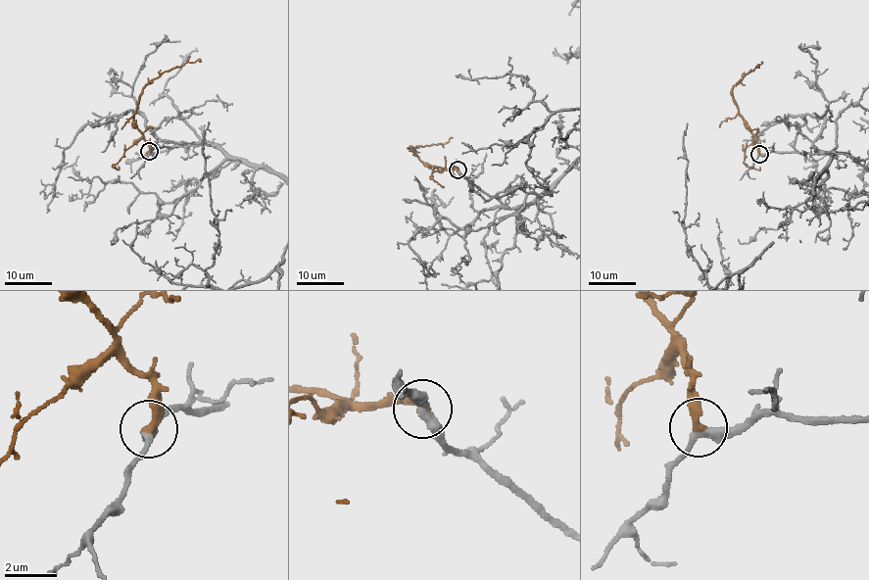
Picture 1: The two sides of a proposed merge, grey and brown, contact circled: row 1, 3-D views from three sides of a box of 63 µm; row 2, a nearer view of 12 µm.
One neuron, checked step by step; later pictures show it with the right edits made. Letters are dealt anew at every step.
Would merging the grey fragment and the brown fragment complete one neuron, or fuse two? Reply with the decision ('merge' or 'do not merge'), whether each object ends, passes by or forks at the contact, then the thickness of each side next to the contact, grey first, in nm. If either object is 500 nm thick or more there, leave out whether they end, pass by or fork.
merge; grey passes by; brown ends there; 320 nm thick on the grey side, 360 nm on the other

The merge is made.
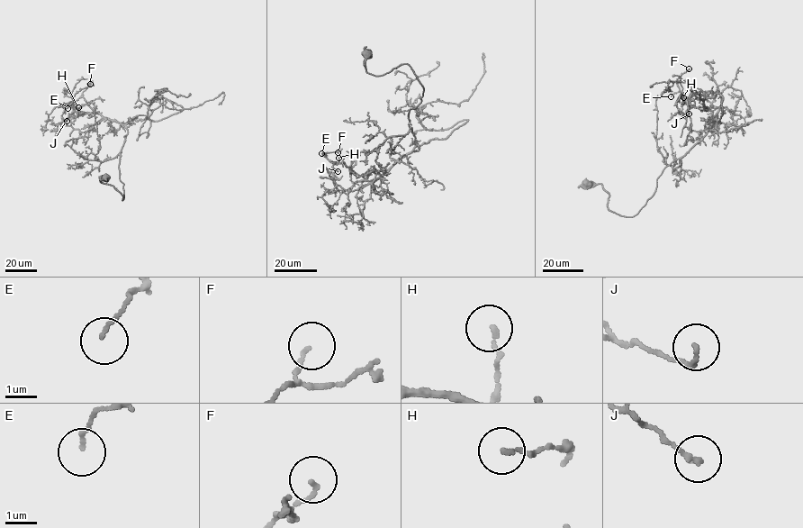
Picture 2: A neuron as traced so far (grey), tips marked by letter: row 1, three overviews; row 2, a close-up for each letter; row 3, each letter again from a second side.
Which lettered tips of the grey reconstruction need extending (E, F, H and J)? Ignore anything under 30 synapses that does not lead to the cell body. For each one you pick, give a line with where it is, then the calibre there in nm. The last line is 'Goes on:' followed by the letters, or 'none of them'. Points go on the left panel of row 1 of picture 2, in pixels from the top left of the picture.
Goes on: none of them

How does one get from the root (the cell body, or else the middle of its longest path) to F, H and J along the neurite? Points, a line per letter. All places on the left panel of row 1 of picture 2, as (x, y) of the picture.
F: (104, 177), (99, 177), (122, 200), (118, 167), (127, 130), (99, 113), (76, 115), (73, 96), (90, 84)
H: (104, 177), (99, 177), (120, 192), (122, 200), (118, 167), (127, 130), (99, 113), (76, 115), (78, 107)
J: (104, 177), (99, 177), (122, 200), (118, 167), (127, 128), (95, 113), (76, 115), (73, 111), (67, 121)

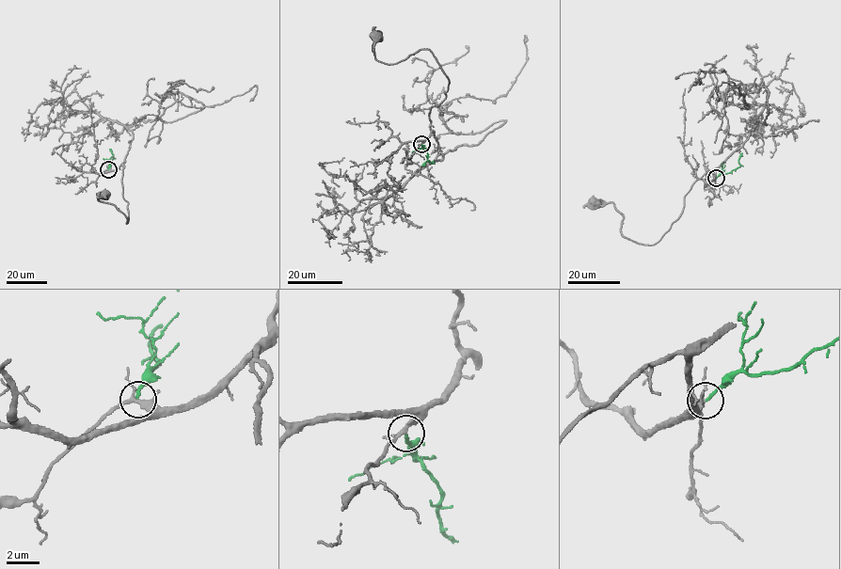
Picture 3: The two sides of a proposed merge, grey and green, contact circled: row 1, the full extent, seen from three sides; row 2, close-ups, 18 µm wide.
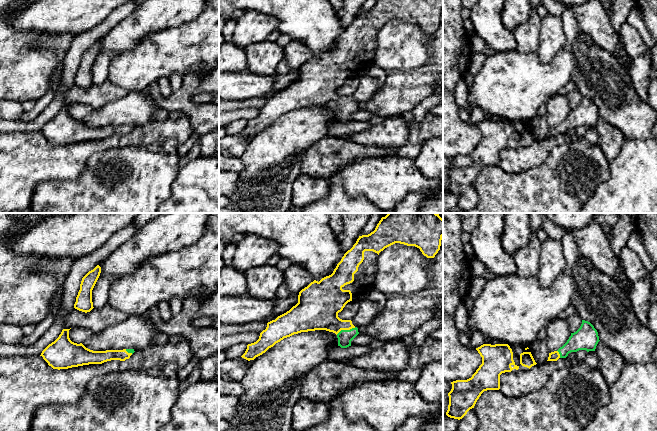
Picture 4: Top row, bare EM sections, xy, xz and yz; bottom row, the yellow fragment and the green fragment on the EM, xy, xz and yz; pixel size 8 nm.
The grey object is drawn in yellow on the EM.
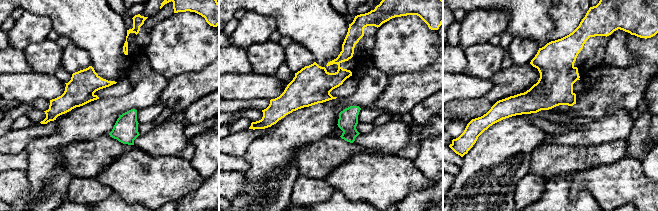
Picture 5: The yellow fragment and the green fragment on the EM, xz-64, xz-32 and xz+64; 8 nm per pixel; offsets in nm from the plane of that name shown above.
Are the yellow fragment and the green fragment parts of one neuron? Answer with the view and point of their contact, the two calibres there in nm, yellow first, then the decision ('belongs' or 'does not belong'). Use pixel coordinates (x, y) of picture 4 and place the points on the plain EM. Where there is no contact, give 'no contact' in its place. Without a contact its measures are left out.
xz (345, 105) | 280/120 nm | belongs

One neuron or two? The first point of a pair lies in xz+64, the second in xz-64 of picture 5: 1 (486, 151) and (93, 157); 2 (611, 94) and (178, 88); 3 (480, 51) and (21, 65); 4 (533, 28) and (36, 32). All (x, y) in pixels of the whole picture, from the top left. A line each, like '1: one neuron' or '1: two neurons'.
1: two neurons
2: one neuron
3: two neurons
4: two neurons

